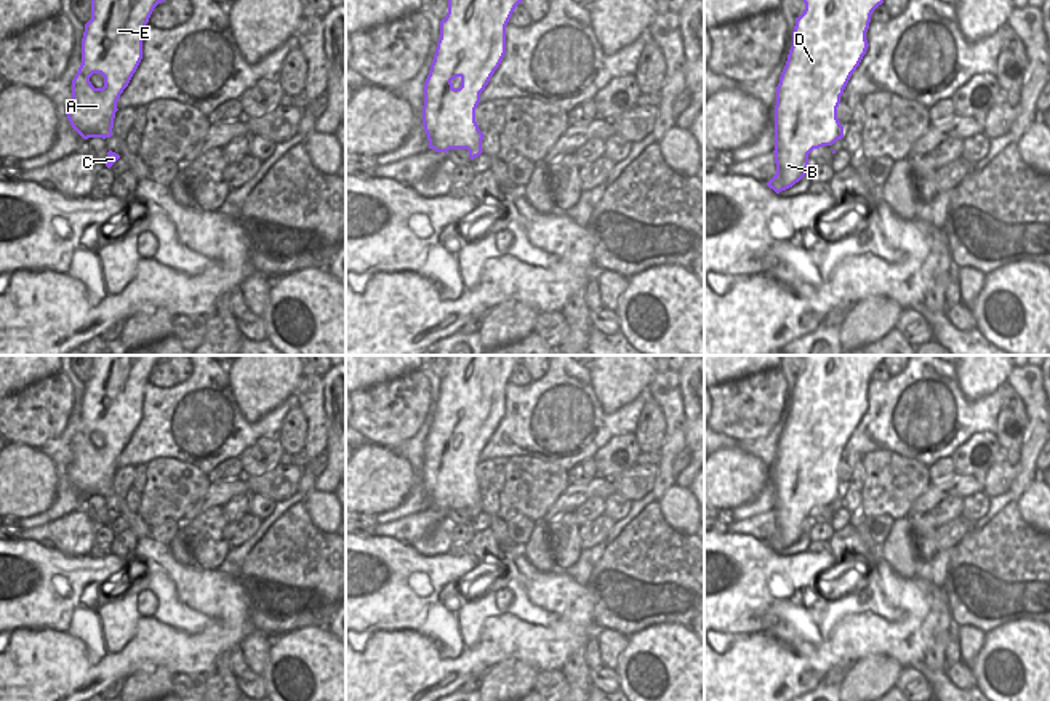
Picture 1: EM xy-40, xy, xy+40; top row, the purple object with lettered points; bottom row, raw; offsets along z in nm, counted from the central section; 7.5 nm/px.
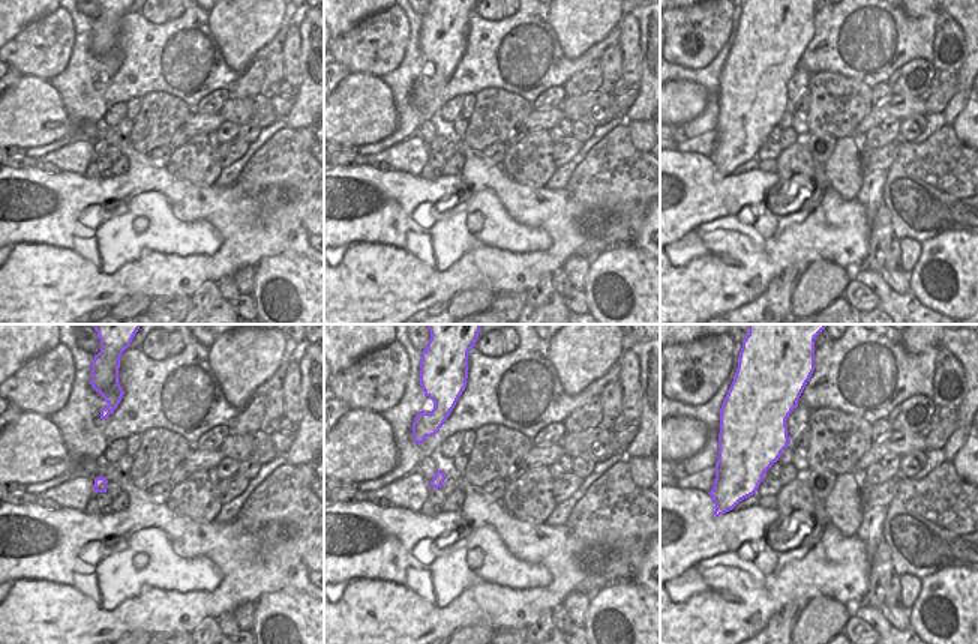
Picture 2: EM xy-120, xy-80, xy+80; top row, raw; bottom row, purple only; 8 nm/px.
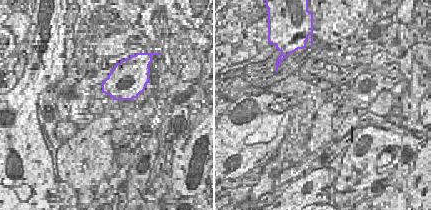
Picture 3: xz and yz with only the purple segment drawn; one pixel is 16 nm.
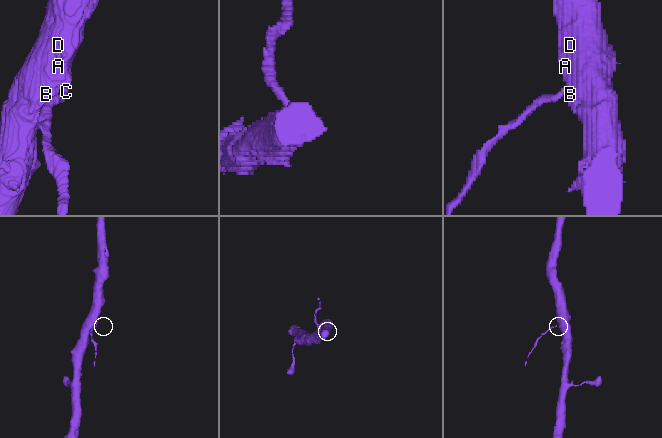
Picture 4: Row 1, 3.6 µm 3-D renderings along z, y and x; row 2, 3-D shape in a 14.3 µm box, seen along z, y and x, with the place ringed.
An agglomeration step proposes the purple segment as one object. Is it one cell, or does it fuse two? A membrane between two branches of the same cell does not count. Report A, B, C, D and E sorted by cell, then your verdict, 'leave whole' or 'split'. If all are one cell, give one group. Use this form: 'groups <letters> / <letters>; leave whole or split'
groups A B D E / C; split

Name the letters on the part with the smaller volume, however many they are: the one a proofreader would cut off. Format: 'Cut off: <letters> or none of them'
Cut off: C

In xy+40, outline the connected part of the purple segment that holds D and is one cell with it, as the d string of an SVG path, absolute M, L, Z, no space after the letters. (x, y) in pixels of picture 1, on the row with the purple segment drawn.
M804 0L805 10L796 18L792 46L776 86L775 163L776 174L767 182L776 194L792 187L805 174L808 154L844 138L837 118L840 96L869 46L866 32L872 11L884 0Z

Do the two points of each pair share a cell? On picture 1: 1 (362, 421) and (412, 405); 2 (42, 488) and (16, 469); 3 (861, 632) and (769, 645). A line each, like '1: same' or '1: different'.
1: same
2: same
3: same

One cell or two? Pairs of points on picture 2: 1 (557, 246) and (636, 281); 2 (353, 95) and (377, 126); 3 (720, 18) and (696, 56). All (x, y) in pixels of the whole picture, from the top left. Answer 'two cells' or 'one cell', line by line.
1: two cells
2: one cell
3: one cell

